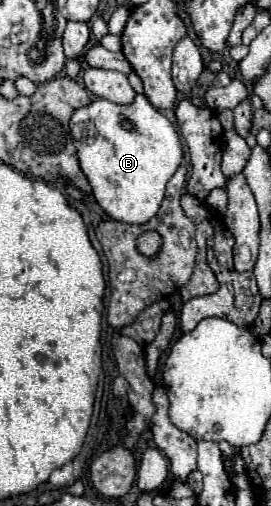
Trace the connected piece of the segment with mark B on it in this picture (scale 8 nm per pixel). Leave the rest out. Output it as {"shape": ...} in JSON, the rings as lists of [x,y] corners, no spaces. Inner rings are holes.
{"shape":[[[138,94],[130,106],[122,106],[122,104],[114,104],[104,98],[98,98],[72,114],[70,132],[72,132],[74,146],[78,148],[82,172],[86,174],[92,186],[92,194],[96,202],[102,206],[102,210],[114,220],[120,220],[126,224],[148,222],[160,208],[166,182],[182,164],[182,154],[184,154],[182,142],[176,134],[176,128],[170,124],[170,120],[164,114],[160,114],[142,94]]]}

